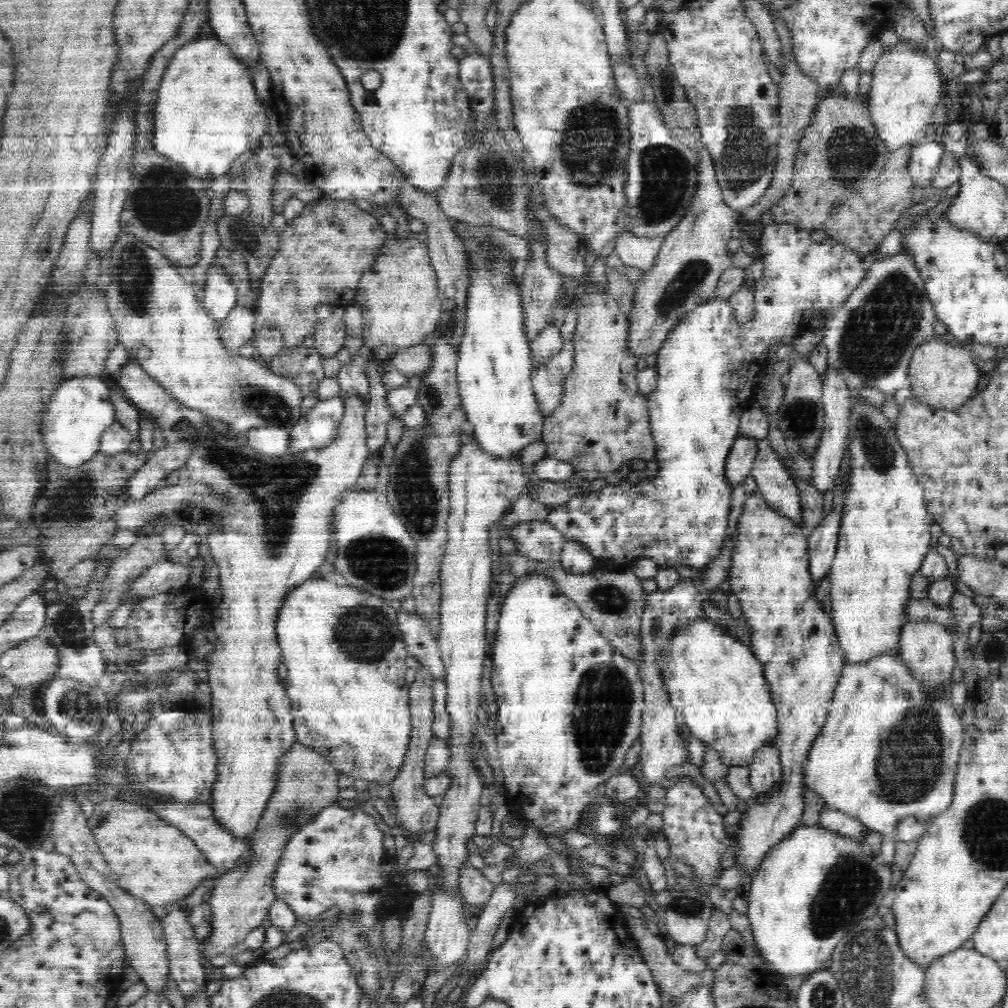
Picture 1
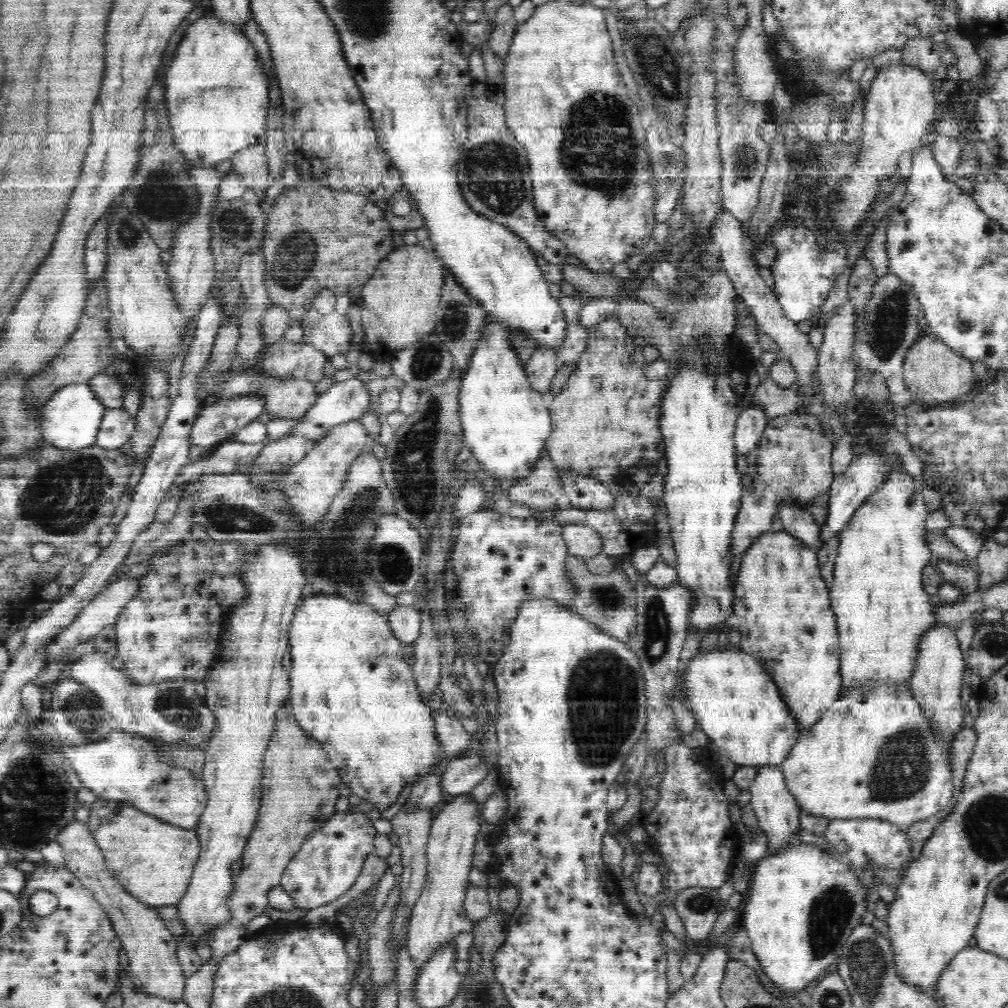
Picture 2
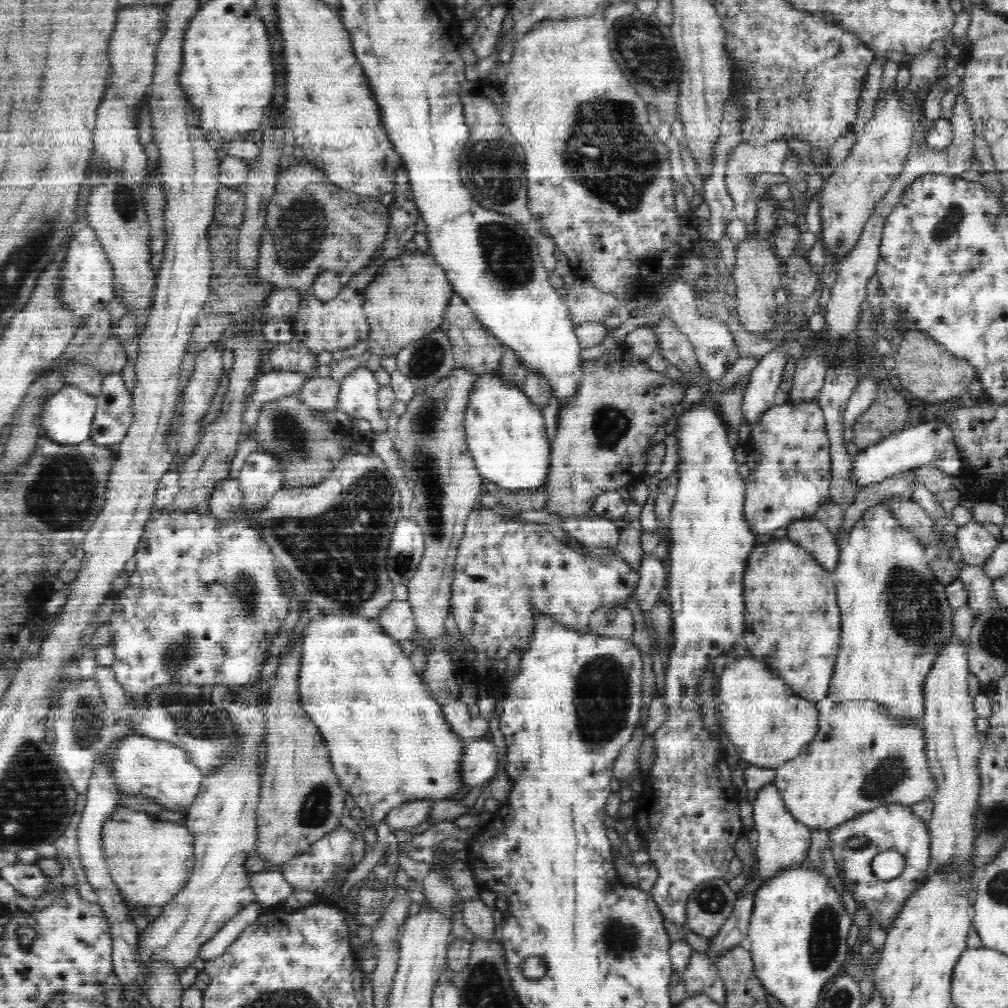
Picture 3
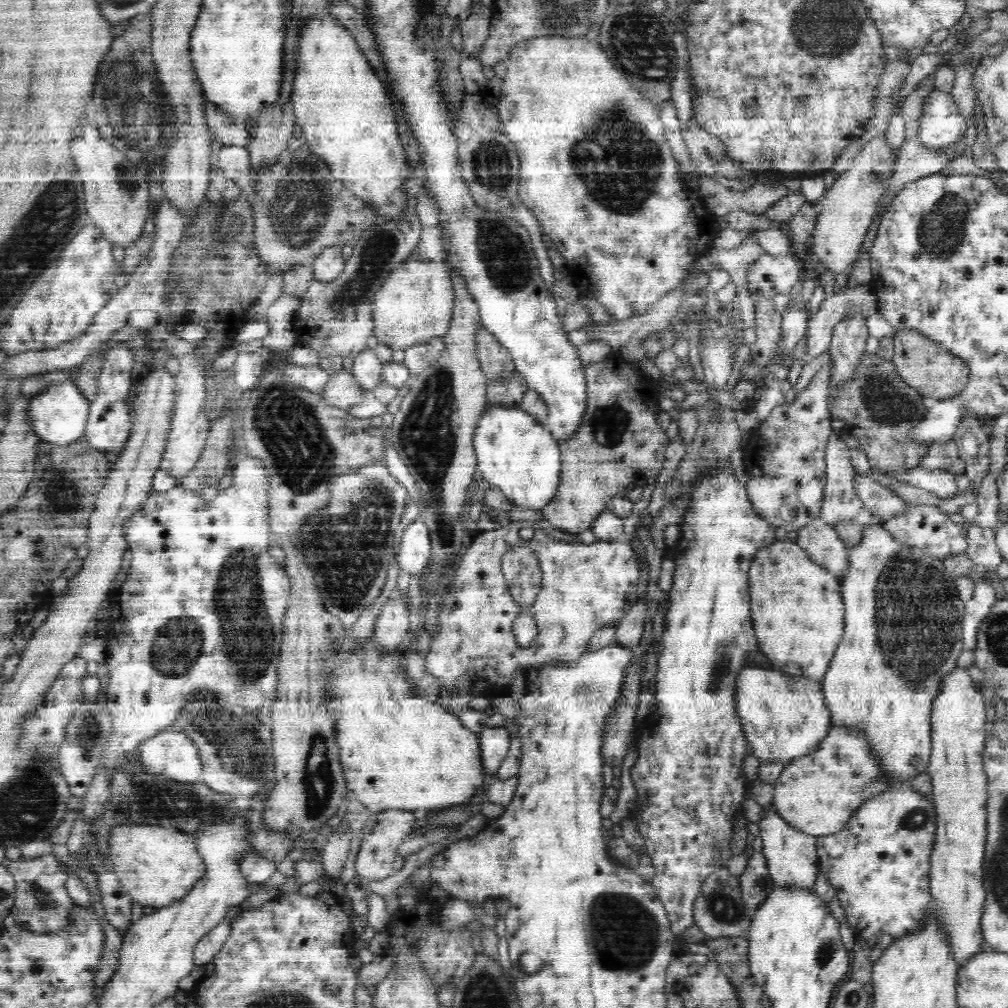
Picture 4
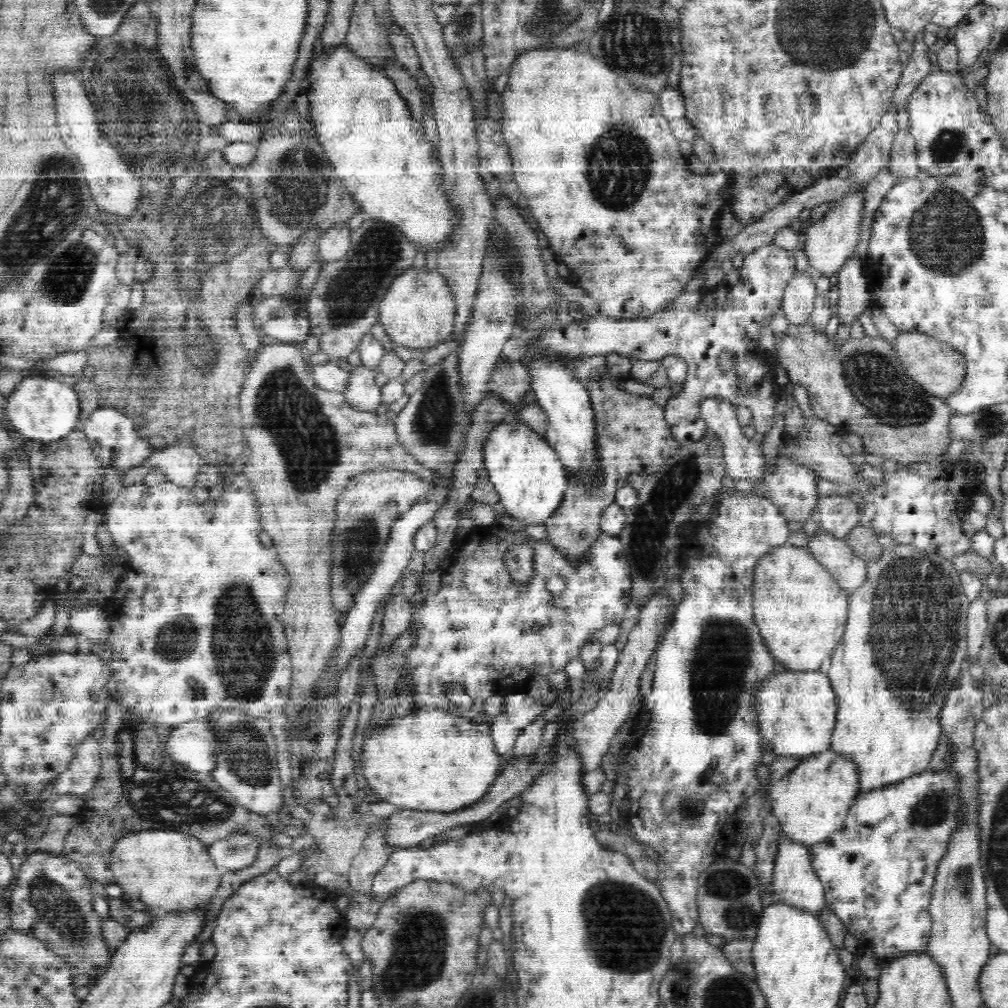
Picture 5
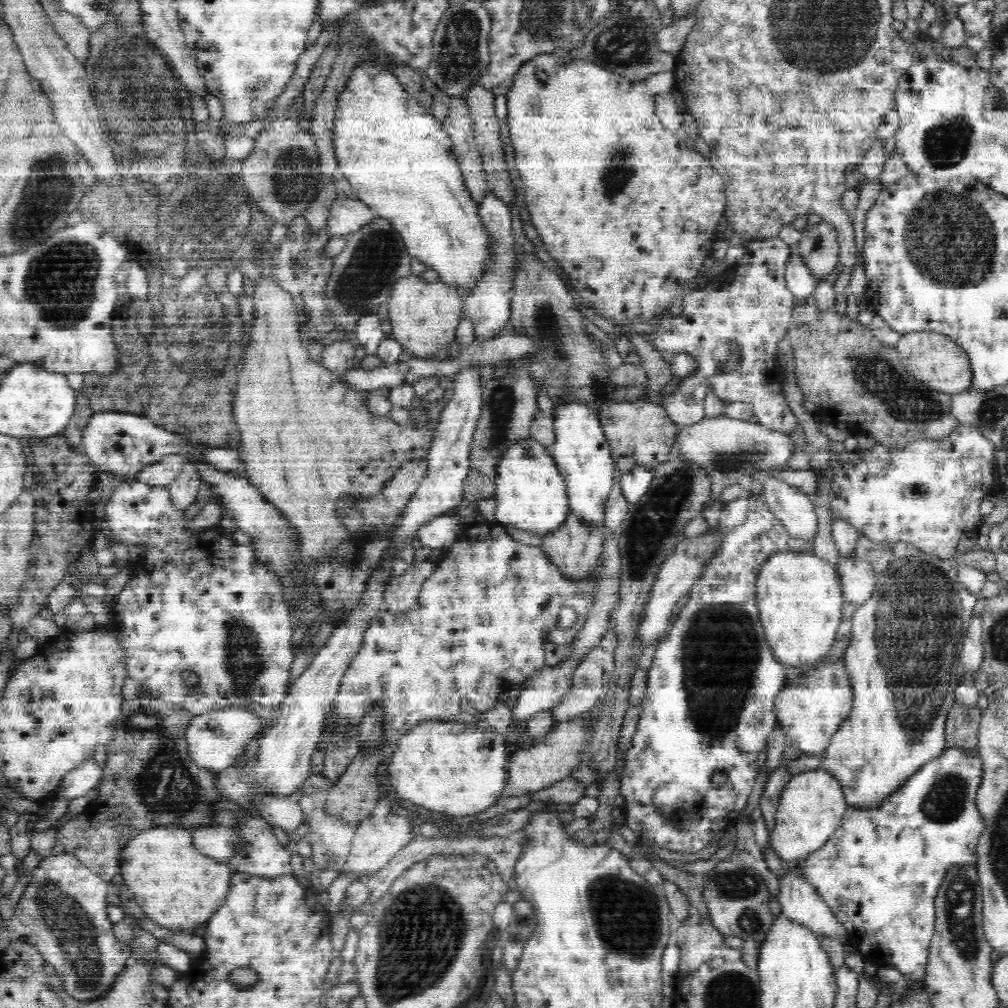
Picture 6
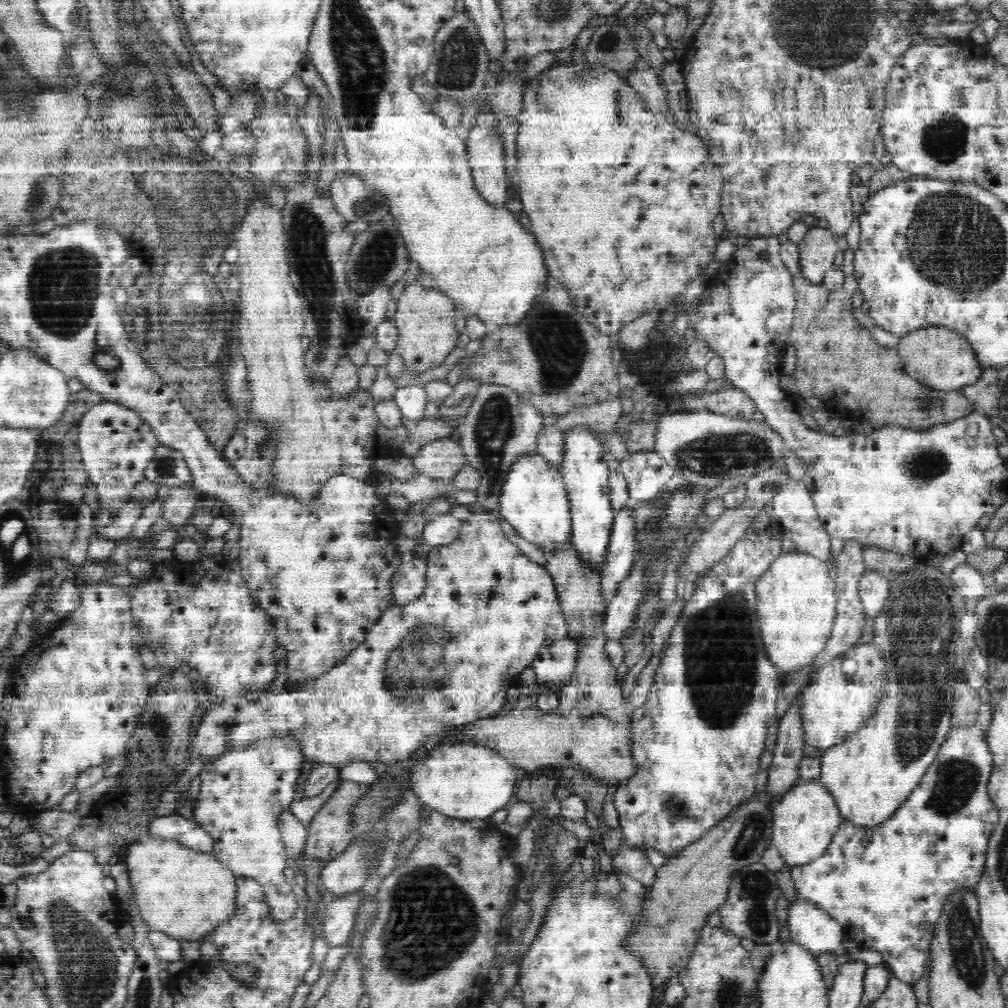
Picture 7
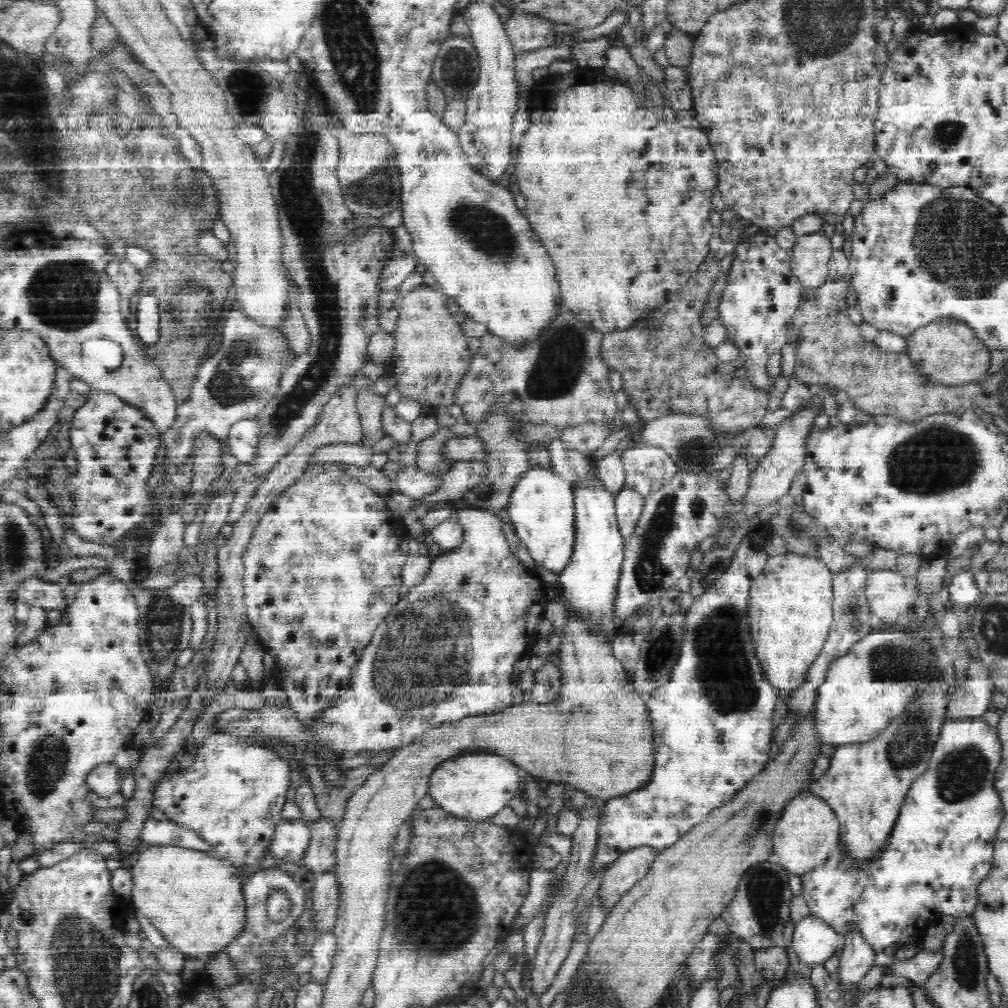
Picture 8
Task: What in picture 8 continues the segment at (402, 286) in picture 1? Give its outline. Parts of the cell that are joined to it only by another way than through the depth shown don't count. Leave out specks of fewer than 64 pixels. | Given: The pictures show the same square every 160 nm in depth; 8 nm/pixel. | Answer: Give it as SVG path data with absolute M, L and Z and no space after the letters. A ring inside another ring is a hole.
M428 285L417 286L397 301L399 319L394 330L397 341L383 373L396 380L394 388L400 391L402 398L416 401L421 406L421 415L426 417L435 416L440 408L450 408L456 402L458 390L467 377L474 356L468 347L470 339L460 326L461 315L452 314L446 307L446 301L445 294Z

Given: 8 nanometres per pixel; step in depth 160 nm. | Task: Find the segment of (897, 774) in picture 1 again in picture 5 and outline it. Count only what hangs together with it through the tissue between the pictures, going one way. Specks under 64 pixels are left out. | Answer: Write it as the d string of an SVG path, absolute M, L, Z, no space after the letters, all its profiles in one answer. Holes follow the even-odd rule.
M828 749L805 757L788 776L773 782L768 797L771 810L779 818L784 841L809 848L824 843L832 833L840 830L857 794L856 769L852 762Z

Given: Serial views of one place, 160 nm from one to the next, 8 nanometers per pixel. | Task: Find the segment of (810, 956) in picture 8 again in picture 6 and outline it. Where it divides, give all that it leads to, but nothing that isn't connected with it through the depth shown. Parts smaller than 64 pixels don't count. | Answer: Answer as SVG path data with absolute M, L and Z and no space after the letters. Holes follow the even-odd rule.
M793 866L791 873L781 880L778 902L781 904L781 914L792 924L808 929L814 938L838 941L841 944L847 942L844 925L818 893L806 881L796 877Z

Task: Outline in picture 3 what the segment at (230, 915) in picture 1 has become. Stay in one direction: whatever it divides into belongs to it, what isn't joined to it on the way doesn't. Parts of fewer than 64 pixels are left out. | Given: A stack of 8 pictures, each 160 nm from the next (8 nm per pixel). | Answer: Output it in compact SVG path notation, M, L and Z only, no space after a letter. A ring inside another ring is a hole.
M307 627L296 642L291 642L291 633L290 642L280 654L276 682L269 688L264 708L267 719L264 730L267 753L257 803L259 844L255 853L270 864L286 865L323 836L337 829L347 795L333 769L322 731L303 706L299 682L306 630Z

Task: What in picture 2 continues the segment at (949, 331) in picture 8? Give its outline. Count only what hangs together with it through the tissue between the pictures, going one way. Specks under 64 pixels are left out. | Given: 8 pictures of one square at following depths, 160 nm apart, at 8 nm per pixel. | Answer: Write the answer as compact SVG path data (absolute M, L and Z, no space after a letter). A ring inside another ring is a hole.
M928 332L921 333L908 346L900 375L904 377L904 383L910 394L932 407L962 397L976 382L972 372L972 362L950 350L940 339L932 337Z

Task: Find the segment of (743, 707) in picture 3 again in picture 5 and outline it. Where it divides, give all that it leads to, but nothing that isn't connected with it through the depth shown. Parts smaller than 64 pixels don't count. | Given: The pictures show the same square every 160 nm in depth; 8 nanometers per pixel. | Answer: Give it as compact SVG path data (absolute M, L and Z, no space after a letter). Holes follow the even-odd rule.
M822 670L790 671L774 674L763 684L759 694L760 725L765 742L769 741L770 750L778 756L803 756L809 757L827 751L830 746L831 736L836 726L839 712L839 695L832 686L830 675Z

